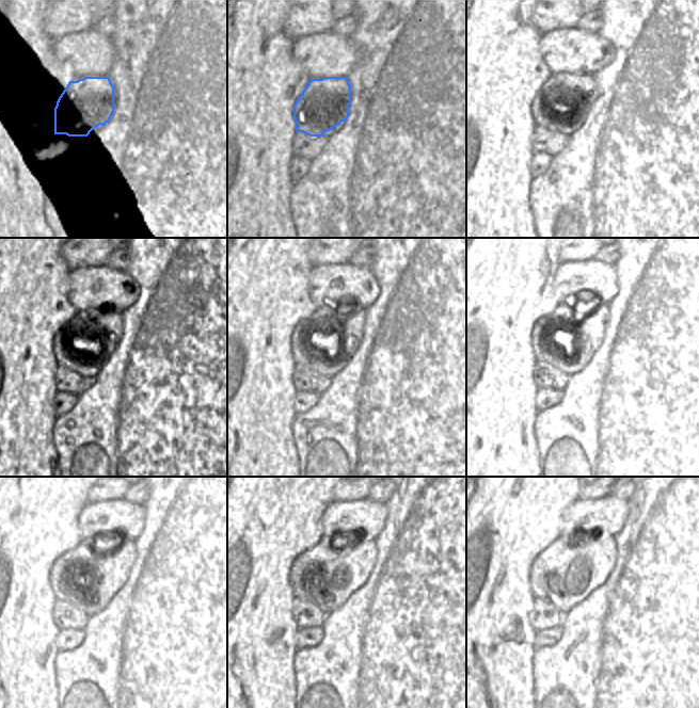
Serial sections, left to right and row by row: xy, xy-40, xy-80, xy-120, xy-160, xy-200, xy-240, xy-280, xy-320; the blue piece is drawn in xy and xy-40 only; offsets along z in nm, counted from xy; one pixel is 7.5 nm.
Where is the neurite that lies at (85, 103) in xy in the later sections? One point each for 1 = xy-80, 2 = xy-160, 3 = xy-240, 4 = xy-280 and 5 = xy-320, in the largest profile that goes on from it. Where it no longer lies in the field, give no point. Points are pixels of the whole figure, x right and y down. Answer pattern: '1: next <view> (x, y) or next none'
1: next xy-80 (583, 86)
2: next xy-160 (351, 323)
3: next xy-240 (109, 568)
4: next xy-280 (327, 575)
5: next xy-320 (570, 568)

